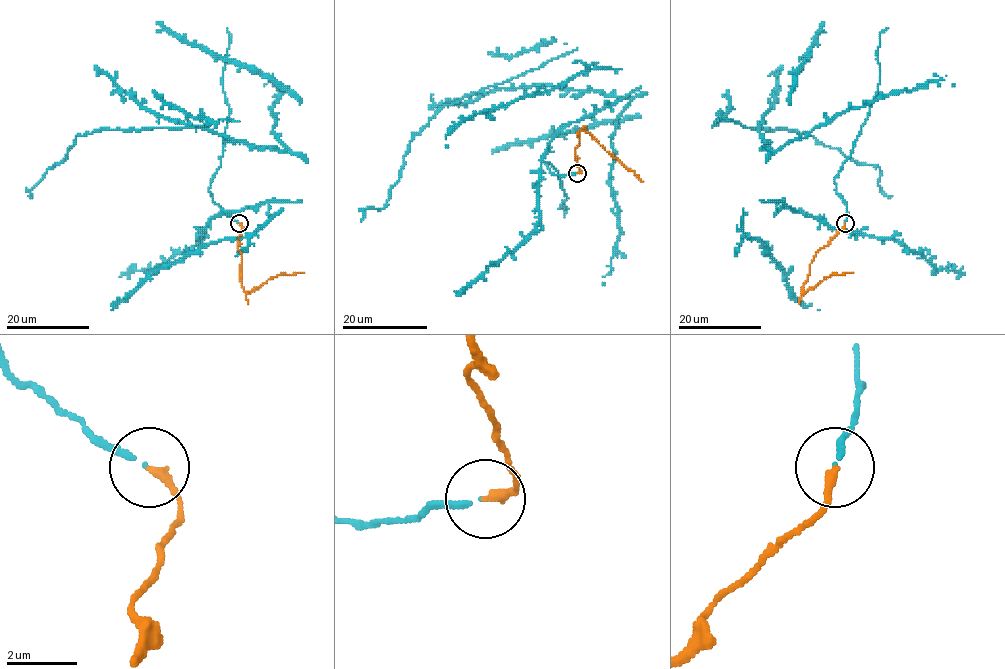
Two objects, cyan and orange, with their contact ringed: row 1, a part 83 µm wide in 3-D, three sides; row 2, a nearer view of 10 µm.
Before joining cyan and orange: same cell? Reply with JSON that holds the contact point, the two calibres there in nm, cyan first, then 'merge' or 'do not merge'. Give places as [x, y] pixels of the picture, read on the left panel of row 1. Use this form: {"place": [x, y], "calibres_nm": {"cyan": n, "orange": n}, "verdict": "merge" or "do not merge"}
{"place": [239, 223], "calibres_nm": {"cyan": 130, "orange": 240}, "verdict": "merge"}

